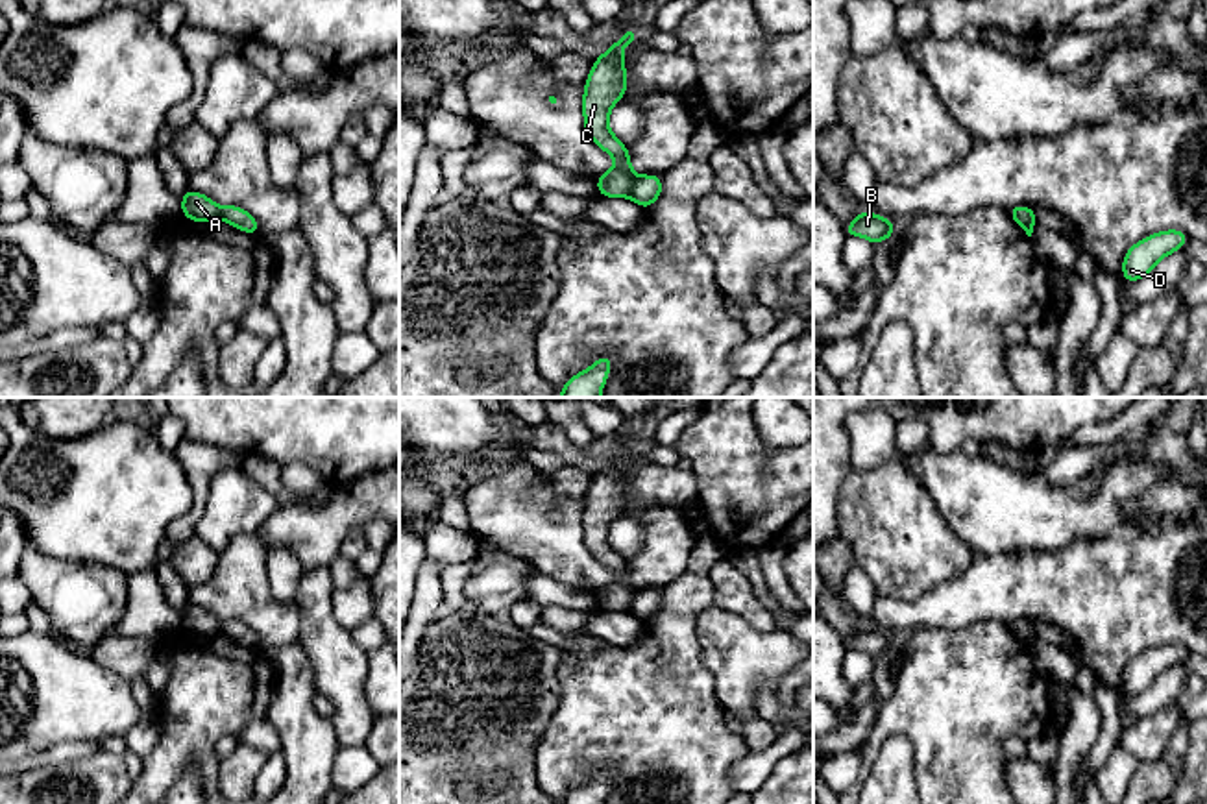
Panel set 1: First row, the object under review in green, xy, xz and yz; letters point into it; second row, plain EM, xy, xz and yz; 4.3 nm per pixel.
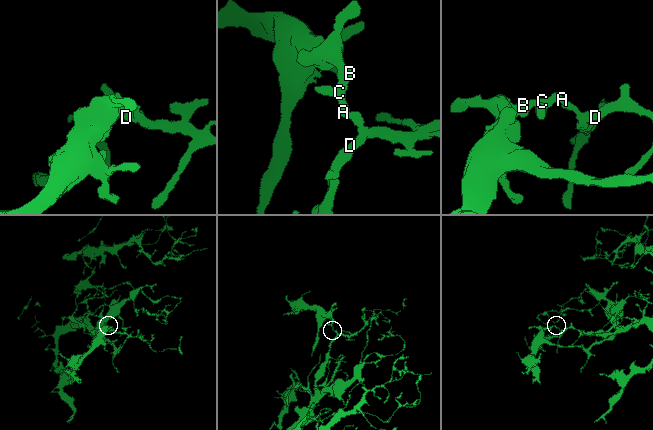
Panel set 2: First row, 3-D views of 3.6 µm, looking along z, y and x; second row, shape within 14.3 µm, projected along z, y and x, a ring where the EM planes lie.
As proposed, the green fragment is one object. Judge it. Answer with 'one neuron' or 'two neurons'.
two neurons

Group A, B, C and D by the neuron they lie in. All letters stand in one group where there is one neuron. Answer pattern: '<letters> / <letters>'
A B C / D

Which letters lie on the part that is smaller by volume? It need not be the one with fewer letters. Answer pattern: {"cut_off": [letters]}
{"cut_off": ["A", "B", "C"]}

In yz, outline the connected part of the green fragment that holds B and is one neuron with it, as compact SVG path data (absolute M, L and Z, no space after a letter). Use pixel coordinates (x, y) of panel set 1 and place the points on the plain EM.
M860 625L860 628L845 640L845 649L863 651L878 660L884 652L895 652L893 632L878 630L872 625Z

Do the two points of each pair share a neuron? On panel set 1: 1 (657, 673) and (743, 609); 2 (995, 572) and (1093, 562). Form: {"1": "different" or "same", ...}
{"1": "different", "2": "same"}

